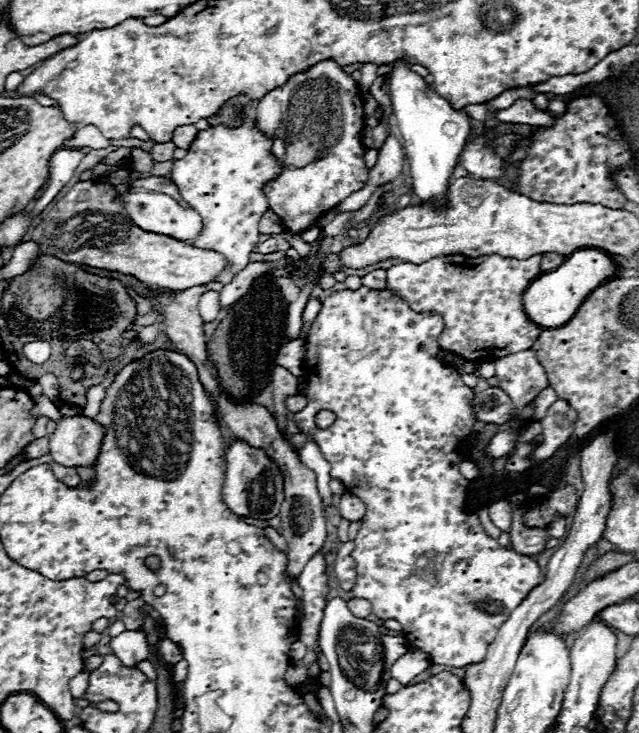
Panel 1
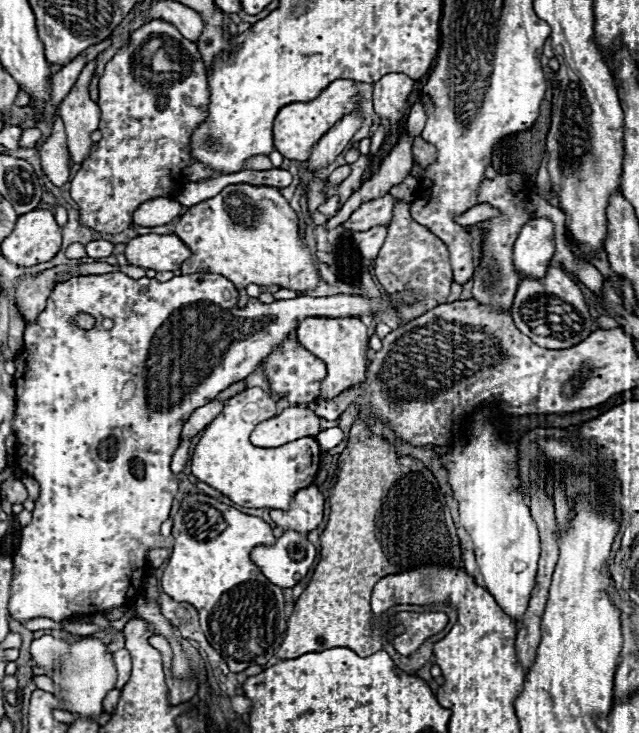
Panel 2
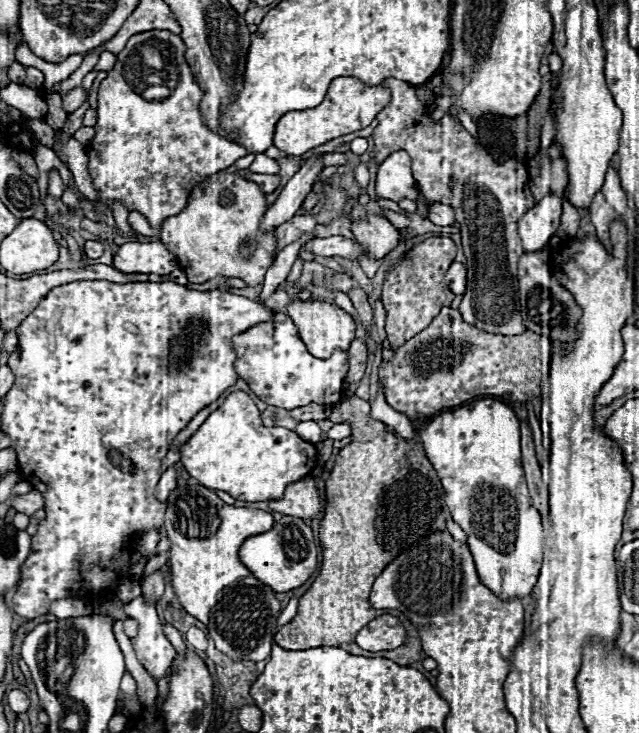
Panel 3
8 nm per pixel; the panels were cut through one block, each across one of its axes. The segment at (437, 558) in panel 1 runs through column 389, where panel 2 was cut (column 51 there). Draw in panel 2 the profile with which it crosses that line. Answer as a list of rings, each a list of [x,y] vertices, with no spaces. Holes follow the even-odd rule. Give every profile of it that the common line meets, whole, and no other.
[[[120,272],[116,274],[100,274],[100,276],[80,276],[70,278],[66,282],[56,284],[56,288],[50,292],[46,308],[36,316],[32,324],[26,324],[24,330],[24,346],[20,356],[14,358],[16,374],[14,374],[14,388],[16,388],[16,410],[12,416],[12,432],[18,438],[16,458],[18,466],[32,476],[40,484],[40,498],[36,502],[36,508],[32,512],[32,522],[22,530],[20,548],[14,556],[14,578],[10,588],[10,616],[18,622],[26,622],[30,618],[52,618],[52,620],[66,620],[76,614],[96,614],[104,610],[118,608],[126,602],[130,602],[134,596],[140,594],[140,588],[144,584],[144,578],[150,574],[152,566],[148,564],[148,550],[162,548],[164,538],[160,536],[160,526],[164,520],[168,520],[174,496],[178,492],[178,478],[170,470],[170,460],[174,450],[180,444],[180,432],[184,422],[190,418],[190,414],[214,400],[222,390],[228,386],[244,380],[250,376],[258,364],[284,340],[292,330],[296,330],[298,320],[304,320],[308,316],[320,316],[320,318],[352,318],[352,316],[364,316],[364,314],[380,314],[386,308],[392,308],[392,300],[388,296],[382,298],[362,298],[362,296],[350,296],[350,294],[336,294],[336,296],[298,296],[294,300],[276,300],[272,304],[262,304],[258,298],[248,298],[246,306],[238,306],[238,290],[234,284],[220,276],[220,274],[190,274],[190,276],[174,276],[168,282],[158,282],[156,278],[128,278]],[[78,314],[90,314],[96,318],[94,328],[82,330],[74,326],[74,318]],[[102,318],[114,320],[112,330],[102,328]]]

